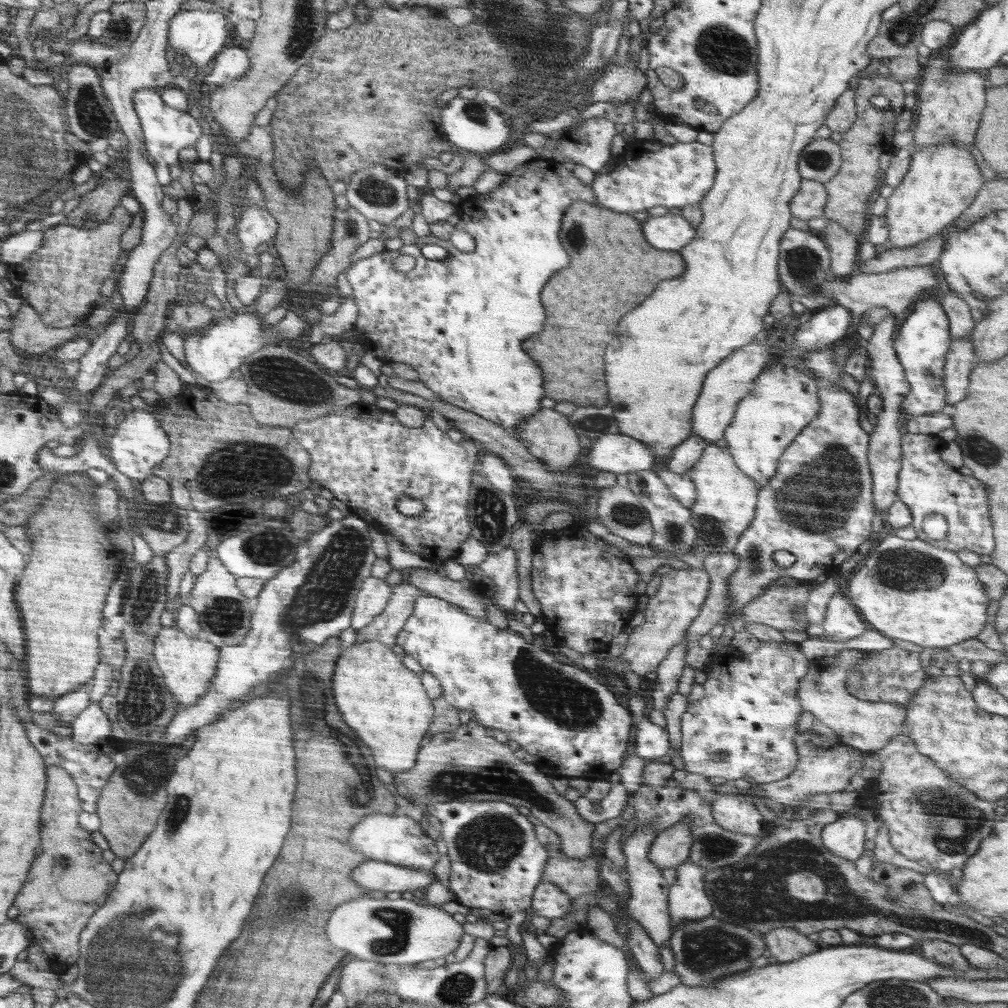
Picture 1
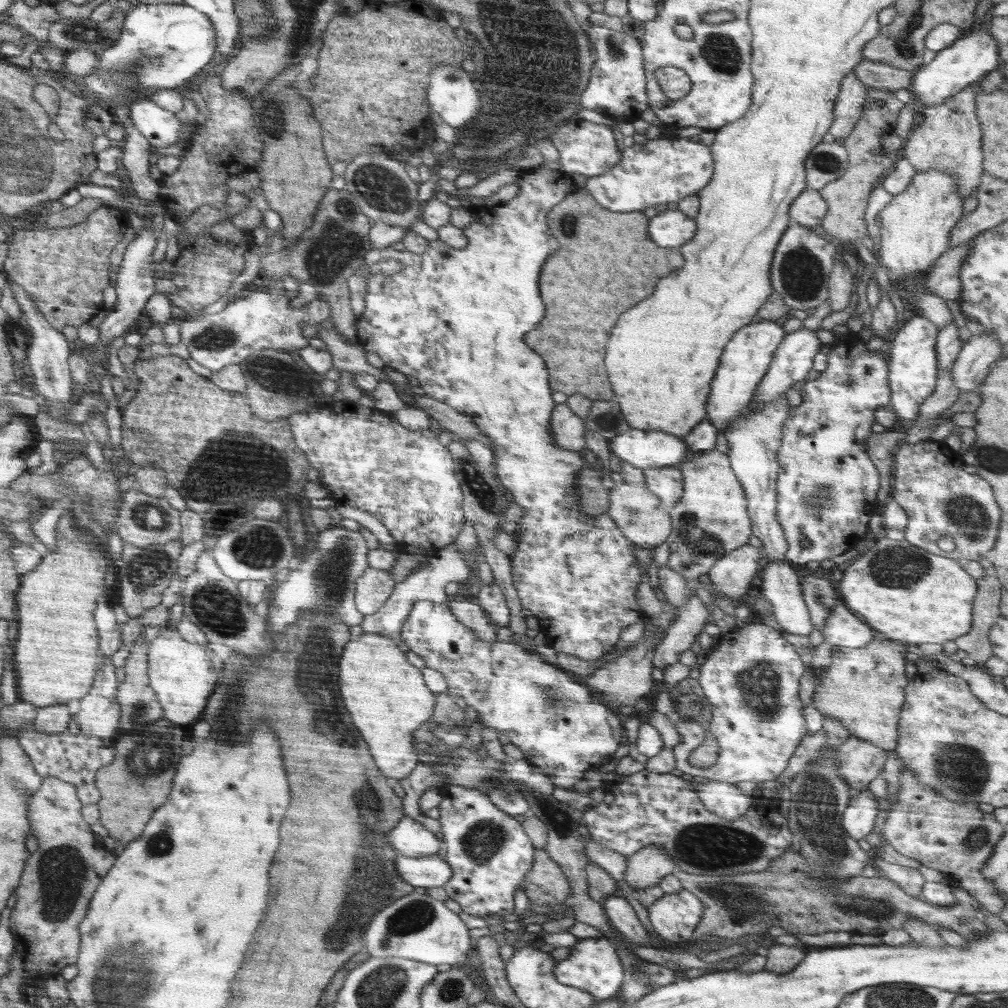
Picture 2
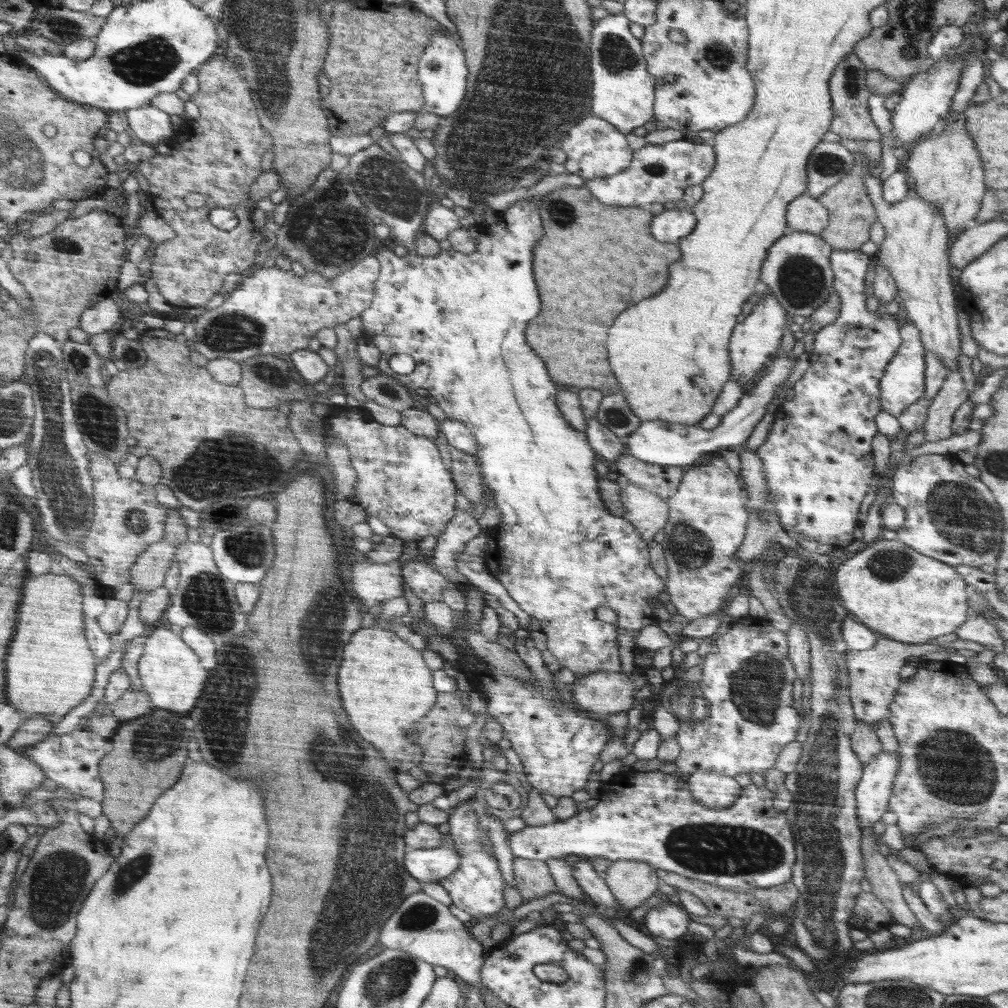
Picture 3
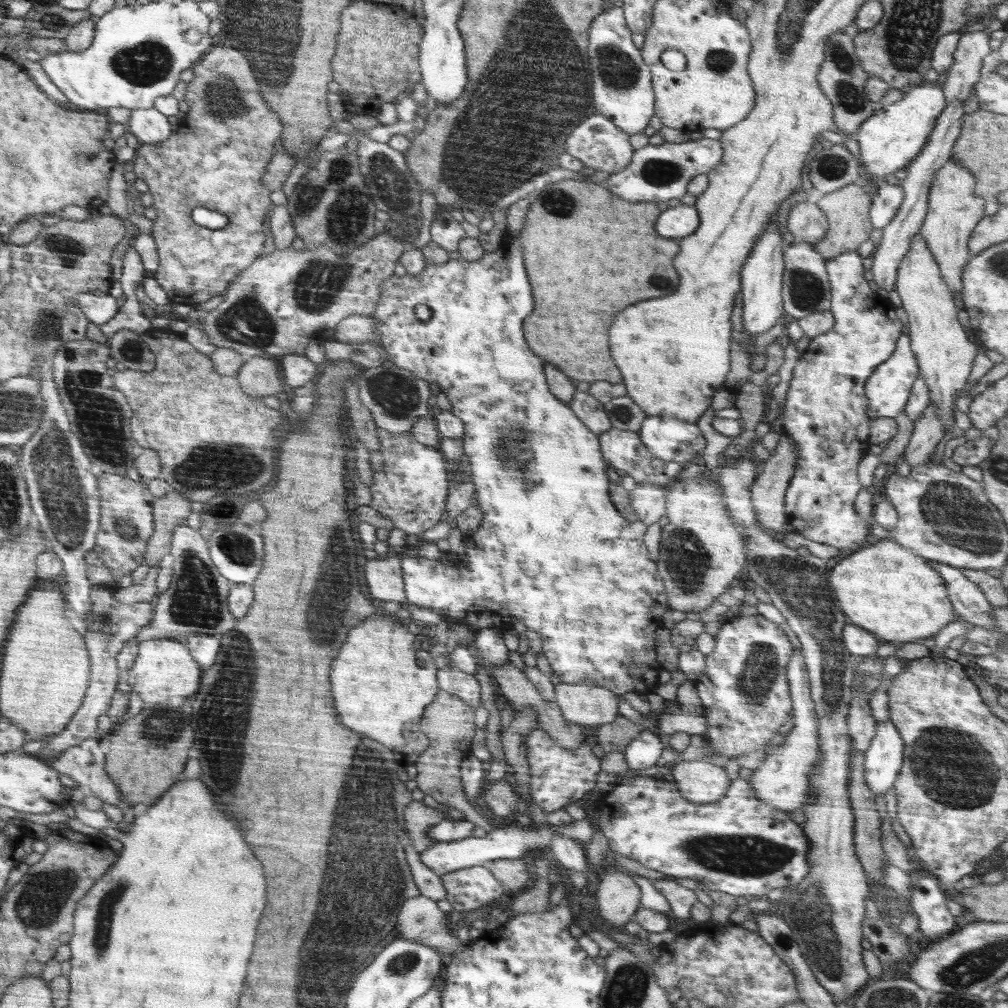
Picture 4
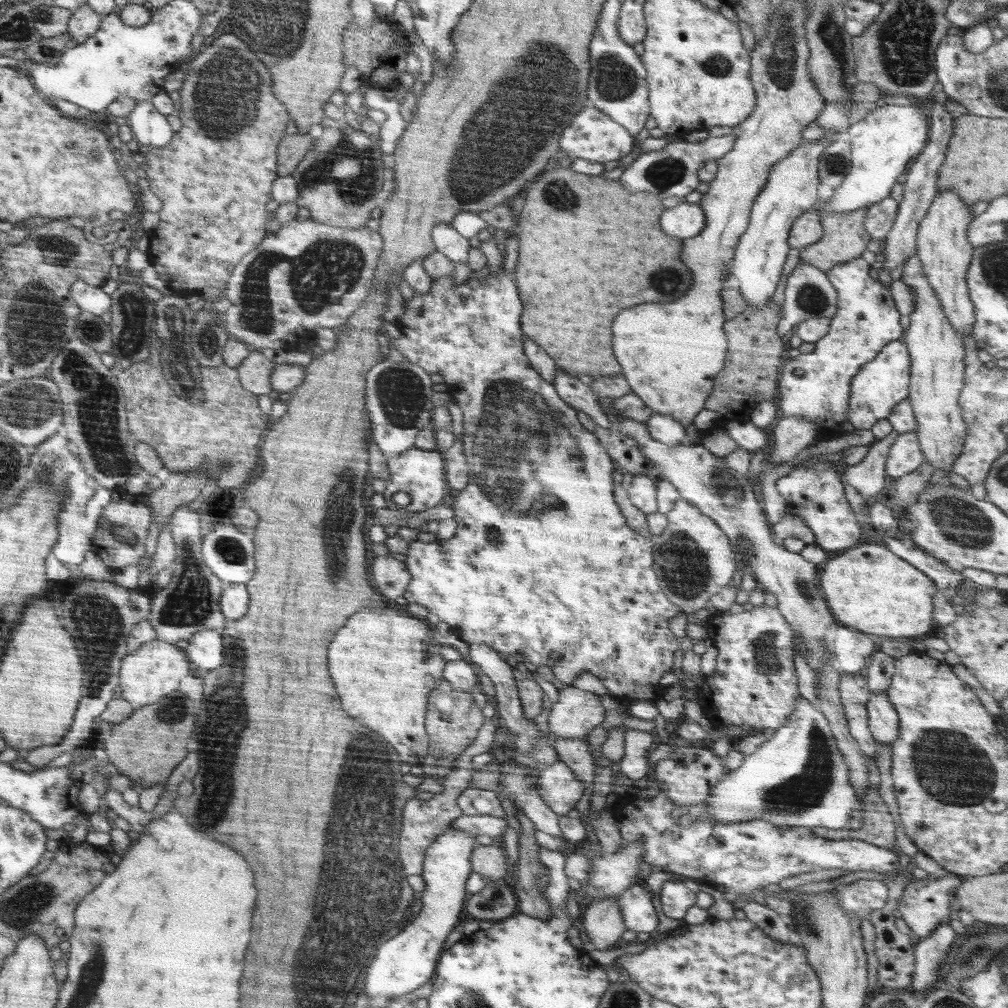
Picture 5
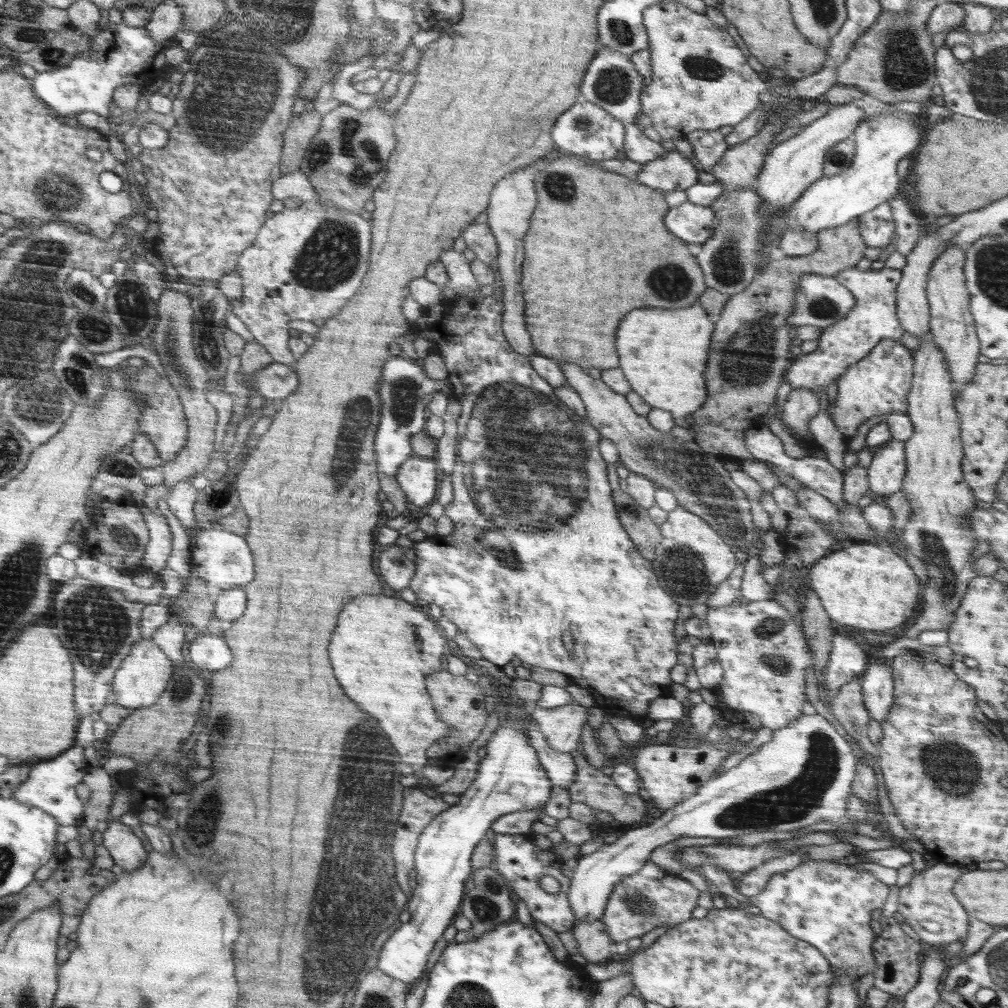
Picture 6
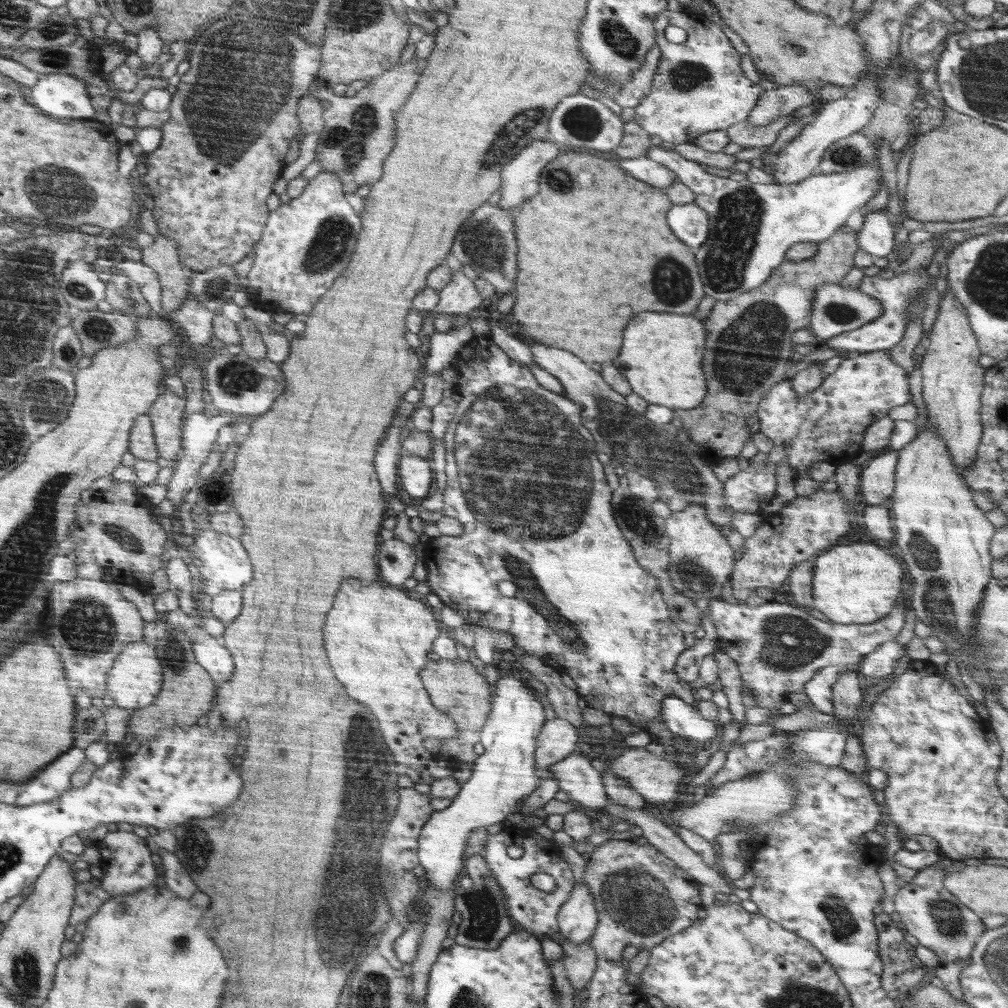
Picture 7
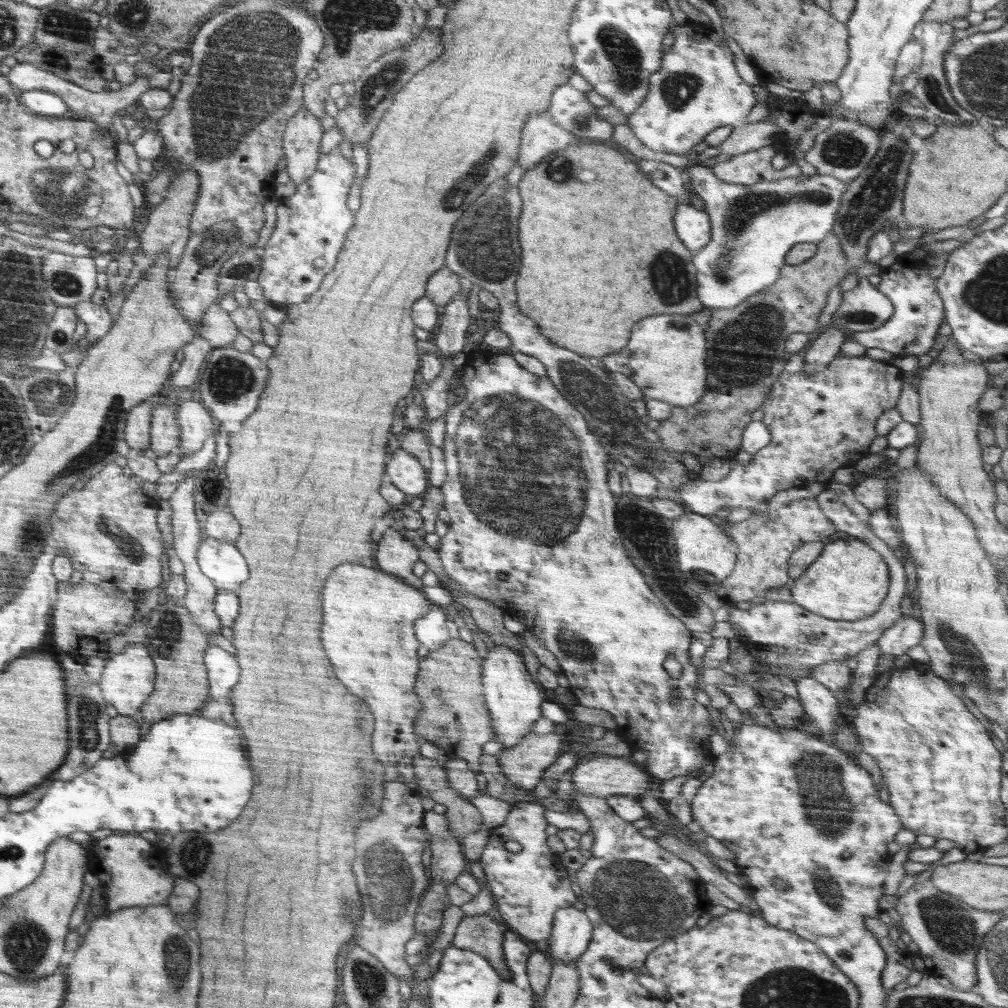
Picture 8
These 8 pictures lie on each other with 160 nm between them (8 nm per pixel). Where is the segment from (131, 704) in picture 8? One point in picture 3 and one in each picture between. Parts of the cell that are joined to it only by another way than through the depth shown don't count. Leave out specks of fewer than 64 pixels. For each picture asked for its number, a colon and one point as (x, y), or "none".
3: (170, 672)
4: (164, 668)
5: (148, 675)
6: (143, 677)
7: (134, 682)

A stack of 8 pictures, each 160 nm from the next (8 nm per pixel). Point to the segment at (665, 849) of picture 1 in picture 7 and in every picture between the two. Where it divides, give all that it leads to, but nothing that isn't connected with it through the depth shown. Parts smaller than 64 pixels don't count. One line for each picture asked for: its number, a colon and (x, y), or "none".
2: (644, 869)
3: (632, 882)
4: (618, 896)
5: (603, 921)
6: (595, 945)
7: (579, 960)

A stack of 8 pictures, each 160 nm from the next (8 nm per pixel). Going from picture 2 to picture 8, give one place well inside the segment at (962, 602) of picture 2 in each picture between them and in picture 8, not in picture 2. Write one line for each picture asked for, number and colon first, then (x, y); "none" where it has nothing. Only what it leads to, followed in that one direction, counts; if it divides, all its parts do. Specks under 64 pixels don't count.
3: (901, 594)
4: (885, 589)
5: (868, 588)
6: (861, 586)
7: (860, 583)
8: (849, 581)

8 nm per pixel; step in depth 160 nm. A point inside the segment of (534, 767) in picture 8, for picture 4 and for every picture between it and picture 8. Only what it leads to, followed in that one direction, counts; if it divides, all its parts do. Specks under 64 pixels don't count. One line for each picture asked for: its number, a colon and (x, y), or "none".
4: (585, 704)
5: (577, 712)
6: (562, 727)
7: (557, 739)

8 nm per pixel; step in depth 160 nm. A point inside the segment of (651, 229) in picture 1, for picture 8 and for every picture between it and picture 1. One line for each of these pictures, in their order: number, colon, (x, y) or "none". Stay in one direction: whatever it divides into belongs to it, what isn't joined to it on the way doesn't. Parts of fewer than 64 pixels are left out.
2: (672, 228)
3: (672, 225)
4: (679, 222)
5: (686, 220)
6: (694, 224)
7: (690, 223)
8: (692, 224)

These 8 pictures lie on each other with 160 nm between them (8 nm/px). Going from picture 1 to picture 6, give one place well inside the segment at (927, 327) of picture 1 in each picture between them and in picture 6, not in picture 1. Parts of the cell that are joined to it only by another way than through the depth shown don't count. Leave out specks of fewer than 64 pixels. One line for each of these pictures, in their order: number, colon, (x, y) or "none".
2: (913, 371)
3: (903, 383)
4: (888, 388)
5: (878, 386)
6: (878, 385)

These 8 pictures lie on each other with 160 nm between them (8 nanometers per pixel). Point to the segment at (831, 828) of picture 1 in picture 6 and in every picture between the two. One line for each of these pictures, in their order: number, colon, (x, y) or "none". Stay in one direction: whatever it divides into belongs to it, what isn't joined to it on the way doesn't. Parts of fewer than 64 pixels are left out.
2: (860, 814)
3: (873, 790)
4: (882, 761)
5: (883, 720)
6: (877, 685)

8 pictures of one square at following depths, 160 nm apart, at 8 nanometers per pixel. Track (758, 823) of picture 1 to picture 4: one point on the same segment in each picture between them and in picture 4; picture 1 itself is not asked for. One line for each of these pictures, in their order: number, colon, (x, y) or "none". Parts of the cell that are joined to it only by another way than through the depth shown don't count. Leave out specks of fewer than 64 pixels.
2: (724, 799)
3: (709, 788)
4: (698, 781)

